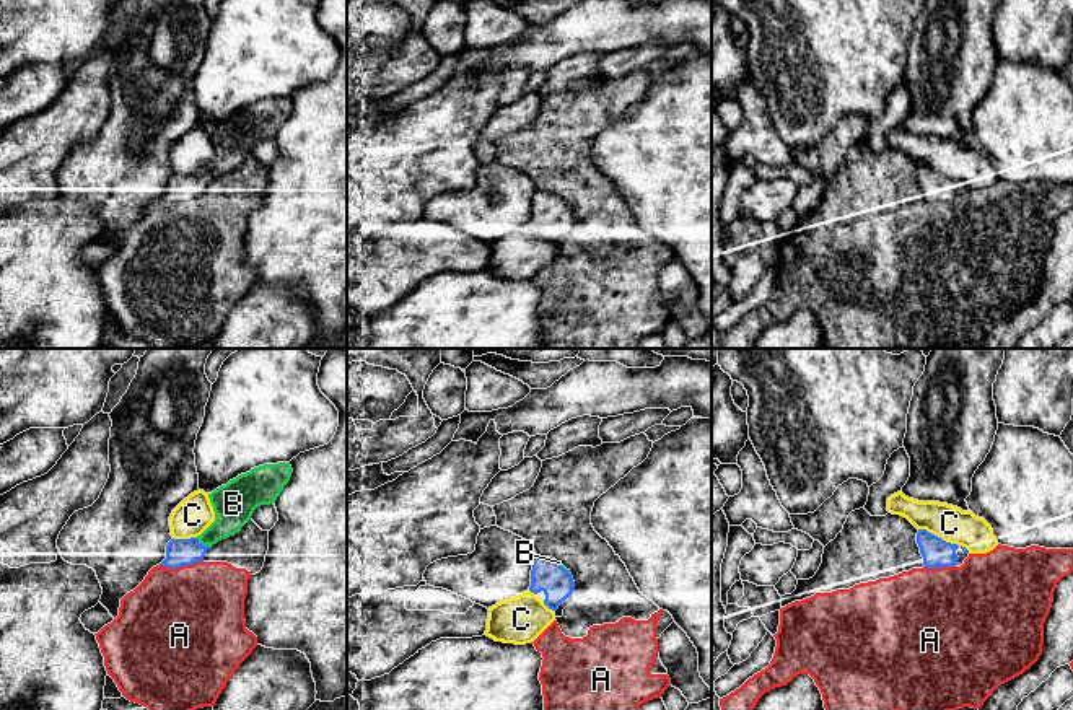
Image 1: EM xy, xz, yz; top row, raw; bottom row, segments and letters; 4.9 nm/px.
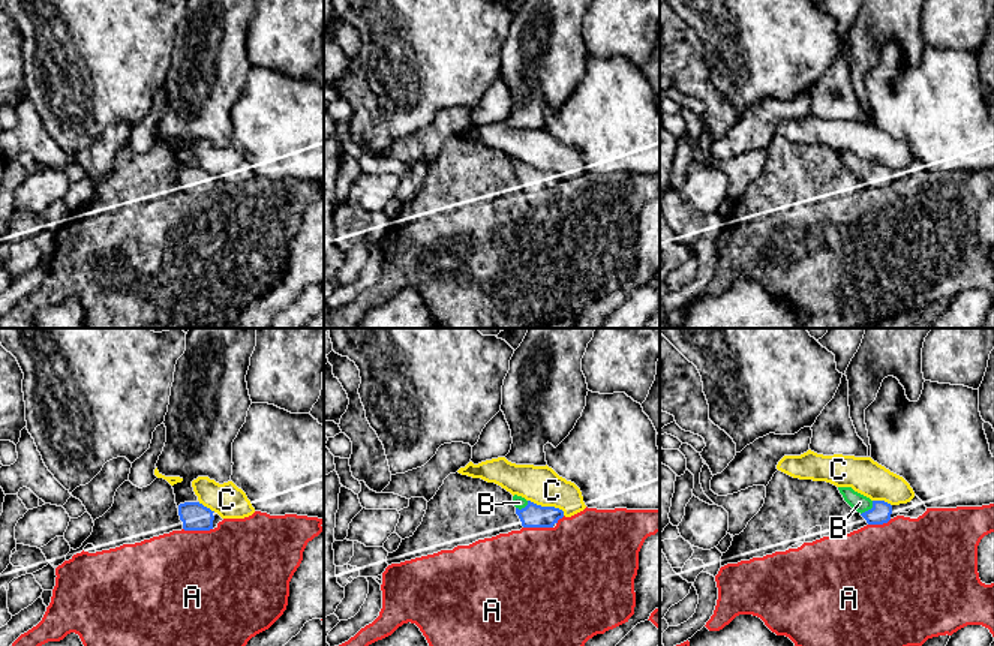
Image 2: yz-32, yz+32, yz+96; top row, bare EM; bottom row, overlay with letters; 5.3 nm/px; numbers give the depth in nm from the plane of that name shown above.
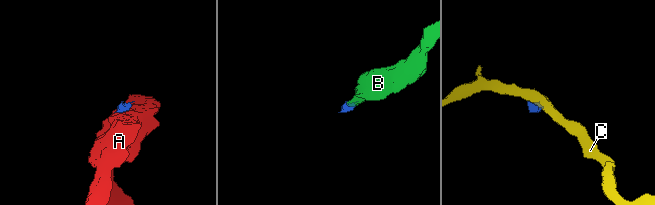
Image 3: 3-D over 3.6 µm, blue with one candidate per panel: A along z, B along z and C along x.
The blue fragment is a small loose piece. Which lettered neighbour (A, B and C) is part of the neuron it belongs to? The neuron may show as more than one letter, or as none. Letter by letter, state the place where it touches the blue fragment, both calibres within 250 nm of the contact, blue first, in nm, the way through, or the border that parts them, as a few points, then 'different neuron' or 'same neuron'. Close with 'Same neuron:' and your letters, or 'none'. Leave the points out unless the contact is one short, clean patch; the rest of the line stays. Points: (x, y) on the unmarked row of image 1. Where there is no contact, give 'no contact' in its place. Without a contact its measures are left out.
A: contact xy (181, 201); calibres 130 and 500 nm; border xy (202, 194), (178, 202), (163, 202), (160, 199); different neuron
B: contact xy (201, 179); calibres 130 and 200 nm; way xy (179, 188), (192, 186), (201, 179), (232, 149), (233, 140); same neuron
C: contact yz (937, 171); calibres 140 and 170 nm; border yz (919, 163), (958, 181); different neuron
Same neuron: B

